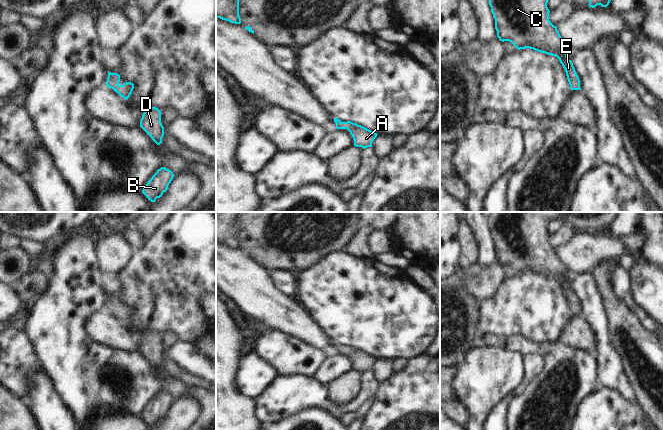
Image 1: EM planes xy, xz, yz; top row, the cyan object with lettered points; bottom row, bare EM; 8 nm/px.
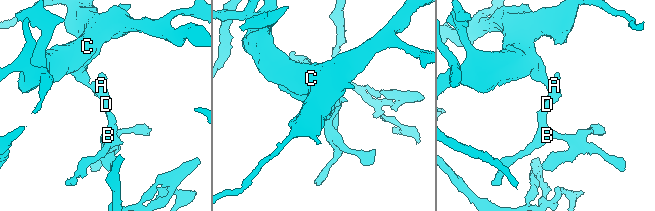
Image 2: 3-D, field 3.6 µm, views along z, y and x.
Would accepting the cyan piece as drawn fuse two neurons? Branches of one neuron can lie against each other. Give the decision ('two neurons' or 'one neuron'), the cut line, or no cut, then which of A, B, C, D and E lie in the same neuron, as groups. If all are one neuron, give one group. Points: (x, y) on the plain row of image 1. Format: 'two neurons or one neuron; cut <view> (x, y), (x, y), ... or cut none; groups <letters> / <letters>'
one neuron; cut none; groups A B C D E

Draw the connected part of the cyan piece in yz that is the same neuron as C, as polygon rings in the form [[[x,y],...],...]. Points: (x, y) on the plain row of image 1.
[[[491,212],[489,229],[500,265],[509,265],[518,274],[530,272],[557,281],[565,293],[571,314],[581,314],[579,301],[572,285],[567,281],[568,270],[560,260],[557,251],[549,244],[550,235],[547,231],[549,223],[565,213],[573,213],[586,218],[589,230],[595,232],[597,229],[607,231],[618,212]]]

